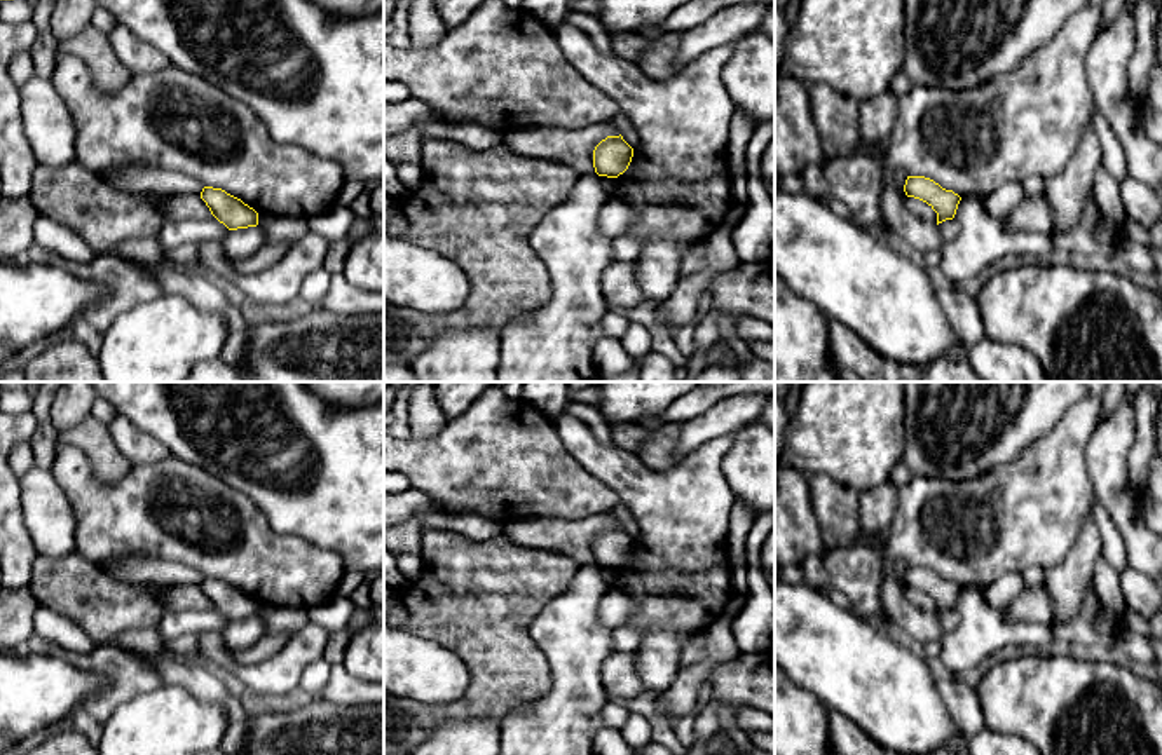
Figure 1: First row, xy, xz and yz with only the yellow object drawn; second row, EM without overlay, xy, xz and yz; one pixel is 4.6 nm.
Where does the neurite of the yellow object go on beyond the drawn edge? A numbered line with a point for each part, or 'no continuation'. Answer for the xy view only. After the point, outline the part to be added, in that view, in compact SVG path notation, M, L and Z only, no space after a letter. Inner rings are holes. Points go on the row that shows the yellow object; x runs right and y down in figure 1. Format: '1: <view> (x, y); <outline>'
no continuation

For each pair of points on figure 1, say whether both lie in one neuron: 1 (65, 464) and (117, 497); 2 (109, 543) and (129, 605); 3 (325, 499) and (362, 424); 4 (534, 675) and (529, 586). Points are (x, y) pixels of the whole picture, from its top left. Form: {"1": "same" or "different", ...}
{"1": "same", "2": "different", "3": "same", "4": "same"}

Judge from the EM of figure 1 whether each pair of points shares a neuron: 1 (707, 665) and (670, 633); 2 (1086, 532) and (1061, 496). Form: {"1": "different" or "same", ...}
{"1": "different", "2": "different"}

